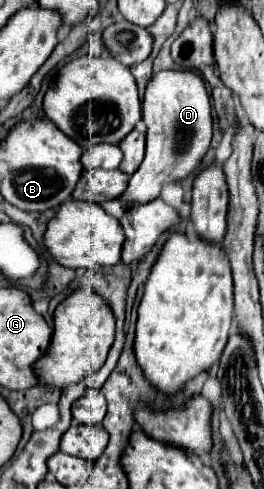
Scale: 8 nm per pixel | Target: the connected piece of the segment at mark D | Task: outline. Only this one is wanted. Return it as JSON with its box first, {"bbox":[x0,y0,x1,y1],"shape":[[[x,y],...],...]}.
{"bbox":[122,72,212,210],"shape":[[[158,72],[152,76],[152,80],[148,82],[146,94],[144,94],[144,122],[148,126],[146,132],[146,158],[140,164],[140,168],[132,174],[130,184],[126,188],[126,192],[122,194],[122,206],[124,210],[130,208],[130,204],[144,204],[150,202],[154,198],[160,196],[160,188],[164,182],[178,182],[184,176],[192,174],[198,166],[202,156],[206,154],[208,146],[210,146],[210,138],[212,138],[212,114],[210,114],[210,98],[208,92],[204,88],[202,78],[198,78],[192,72]]]}

